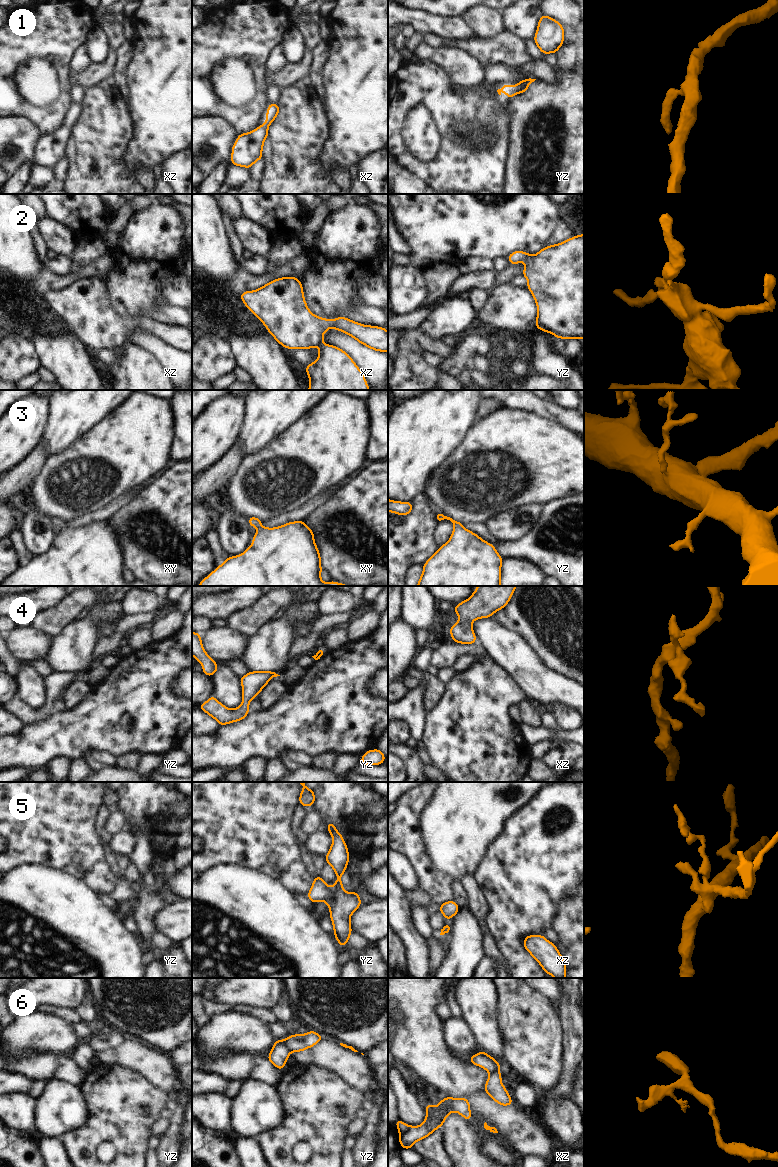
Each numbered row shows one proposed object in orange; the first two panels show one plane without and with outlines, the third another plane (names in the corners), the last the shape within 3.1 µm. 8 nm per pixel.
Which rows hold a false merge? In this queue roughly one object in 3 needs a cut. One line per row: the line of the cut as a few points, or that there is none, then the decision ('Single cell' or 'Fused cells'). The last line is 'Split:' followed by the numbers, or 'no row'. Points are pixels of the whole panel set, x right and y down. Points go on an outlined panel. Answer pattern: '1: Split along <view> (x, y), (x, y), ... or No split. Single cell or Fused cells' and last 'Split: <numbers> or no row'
1: No split. Single cell
2: No split. Single cell
3: No split. Single cell
4: No split. Single cell
5: No split. Single cell
6: Split along yz (284, 1040), (284, 1044), (289, 1052). Fused cells
Split: 6.

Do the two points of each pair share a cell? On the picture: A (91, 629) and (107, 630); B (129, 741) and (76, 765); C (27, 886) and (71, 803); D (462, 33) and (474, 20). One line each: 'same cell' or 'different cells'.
A: different cells
B: different cells
C: different cells
D: different cells

